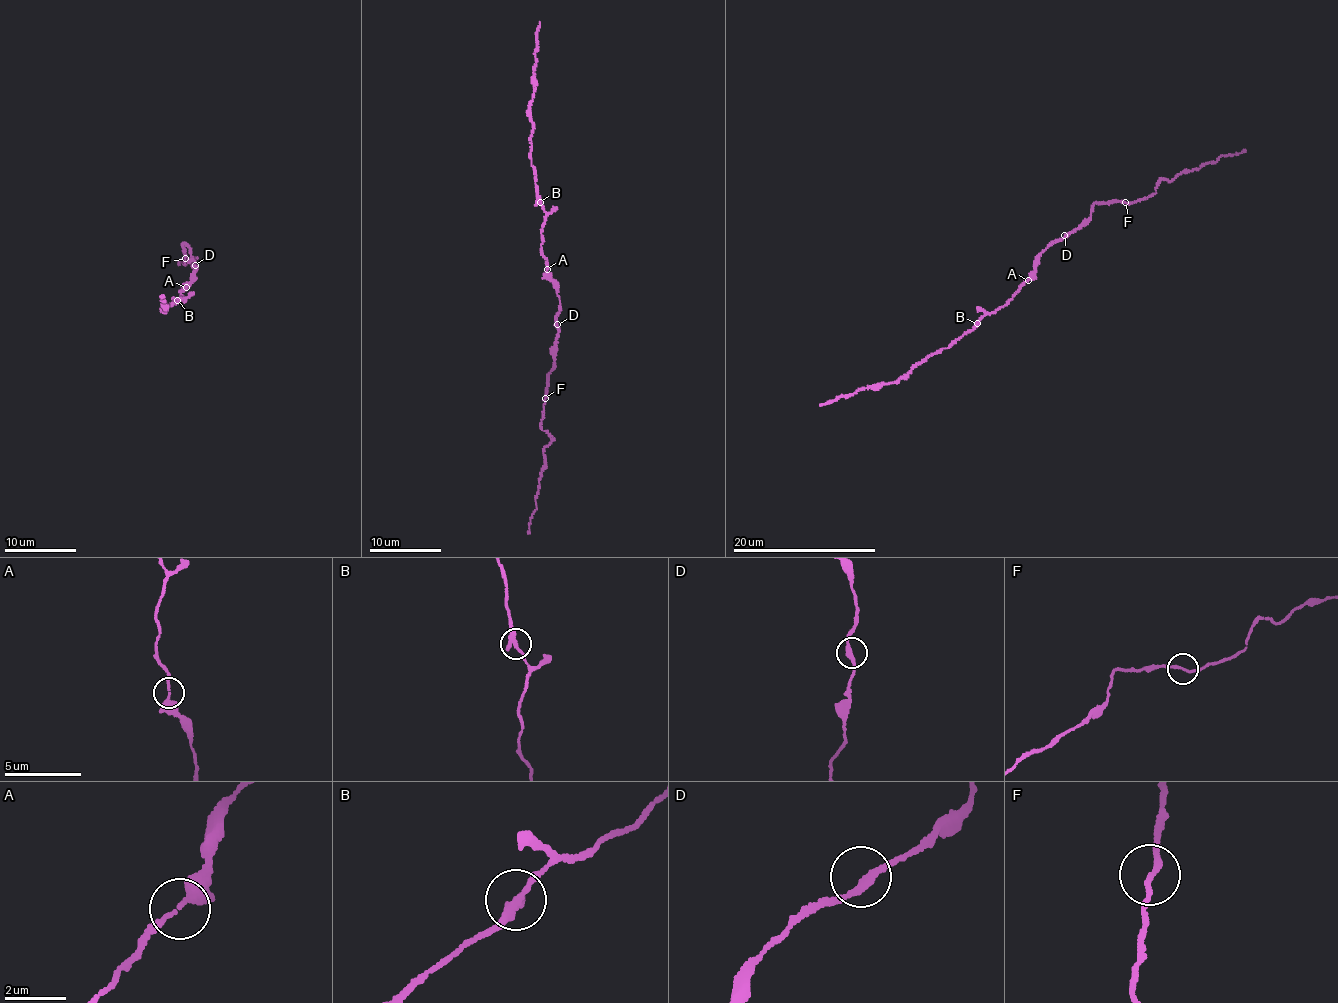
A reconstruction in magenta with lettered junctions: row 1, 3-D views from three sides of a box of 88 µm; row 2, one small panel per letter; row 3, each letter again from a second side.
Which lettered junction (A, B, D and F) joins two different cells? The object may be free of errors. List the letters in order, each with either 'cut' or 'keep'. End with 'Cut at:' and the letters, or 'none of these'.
A: keep
B: keep
D: keep
F: keep
Cut at: none of these

